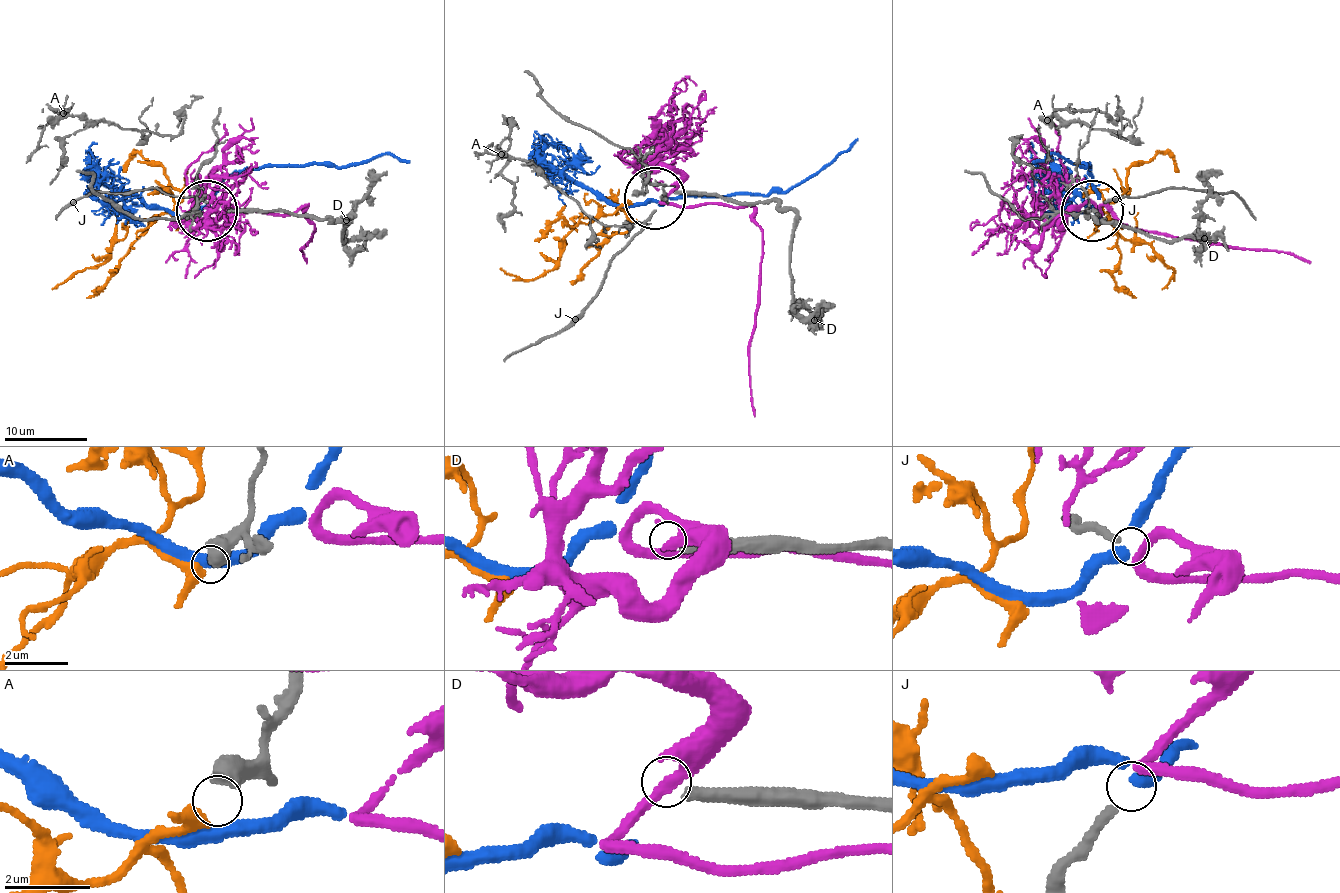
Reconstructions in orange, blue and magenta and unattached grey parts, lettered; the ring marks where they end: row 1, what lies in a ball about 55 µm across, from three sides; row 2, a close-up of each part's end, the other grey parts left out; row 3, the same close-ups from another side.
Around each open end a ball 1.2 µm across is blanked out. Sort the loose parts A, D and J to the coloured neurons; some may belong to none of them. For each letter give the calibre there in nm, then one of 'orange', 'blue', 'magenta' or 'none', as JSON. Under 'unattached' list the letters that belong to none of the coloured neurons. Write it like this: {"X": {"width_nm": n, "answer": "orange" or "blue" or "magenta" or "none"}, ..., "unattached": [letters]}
{"A": {"width_nm": 550, "answer": "orange"}, "D": {"width_nm": 280, "answer": "magenta"}, "J": {"width_nm": 240, "answer": "blue"}, "unattached": []}

